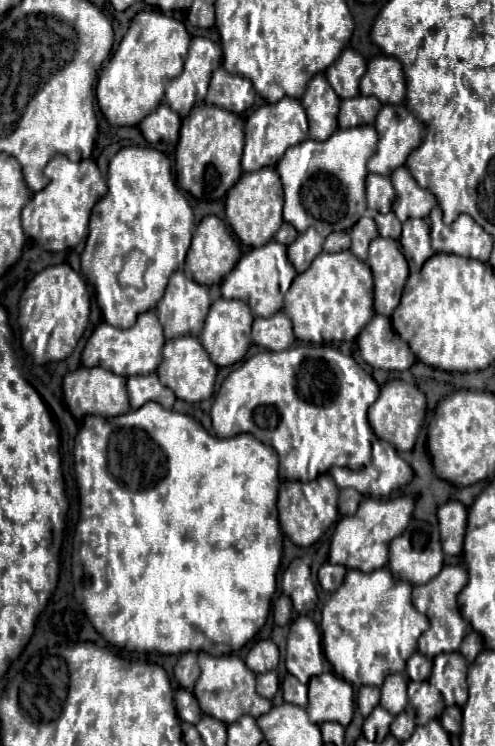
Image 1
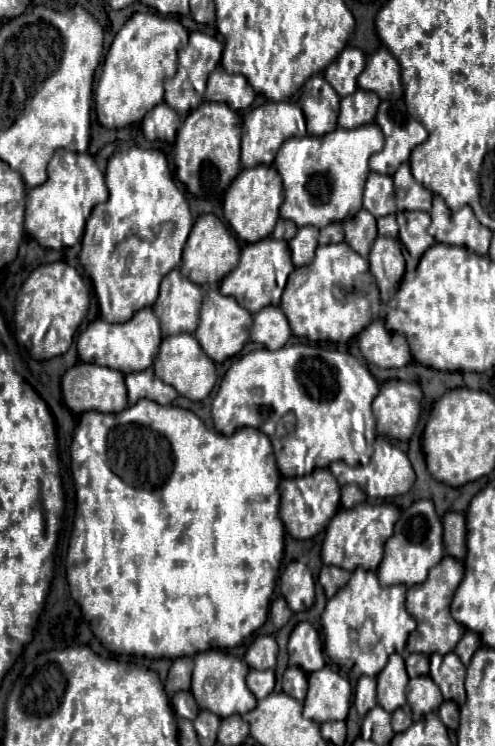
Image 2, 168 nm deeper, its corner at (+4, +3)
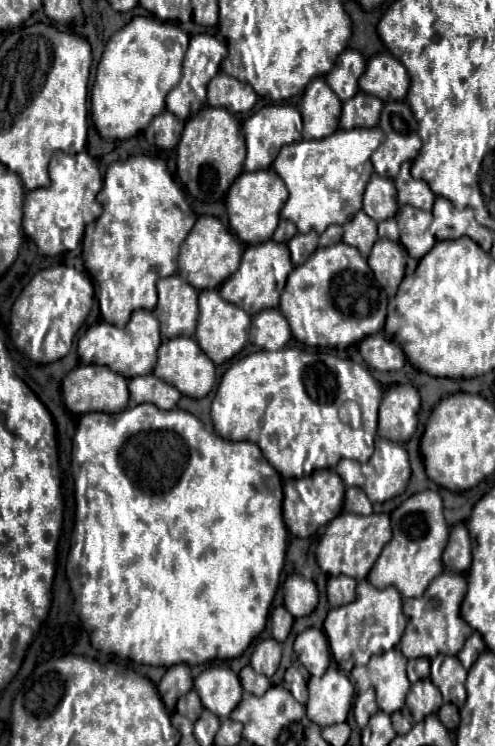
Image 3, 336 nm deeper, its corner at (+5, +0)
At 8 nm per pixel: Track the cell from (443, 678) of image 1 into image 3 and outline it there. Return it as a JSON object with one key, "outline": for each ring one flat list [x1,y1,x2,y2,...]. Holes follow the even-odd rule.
{"outline":[[443,656,439,666,433,666,431,662,431,680,441,690,443,700,451,702,455,706,465,704,465,678,467,670,461,668,461,662,455,656]]}

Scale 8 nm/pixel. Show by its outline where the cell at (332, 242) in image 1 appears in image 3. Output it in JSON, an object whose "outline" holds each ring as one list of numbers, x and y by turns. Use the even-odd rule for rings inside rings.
{"outline":[[333,224,333,226,329,226,329,228,319,236,319,246,323,248,323,246,329,246,329,244,337,244,337,242,341,242,341,238,343,238,343,228,337,226,337,224]]}

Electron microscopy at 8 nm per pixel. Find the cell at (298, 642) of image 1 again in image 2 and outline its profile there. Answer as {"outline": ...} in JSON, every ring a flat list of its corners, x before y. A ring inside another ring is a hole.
{"outline":[[298,623,288,641,290,667,300,667,306,673,318,671,324,667,324,651,318,631,310,623]]}

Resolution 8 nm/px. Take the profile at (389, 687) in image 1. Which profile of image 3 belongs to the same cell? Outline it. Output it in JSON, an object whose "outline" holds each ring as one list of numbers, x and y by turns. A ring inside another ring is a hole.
{"outline":[[399,648,371,656,367,664,379,710,383,710,385,714,393,714,405,706,405,696,411,686,405,674,405,666,407,660,405,656,401,656]]}

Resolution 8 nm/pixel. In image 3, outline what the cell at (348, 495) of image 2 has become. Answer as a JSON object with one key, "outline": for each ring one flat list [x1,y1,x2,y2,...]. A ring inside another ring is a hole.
{"outline":[[347,488,343,510,345,512,355,512,355,514,371,514,373,504,371,504,371,500,365,496,365,492,361,488]]}

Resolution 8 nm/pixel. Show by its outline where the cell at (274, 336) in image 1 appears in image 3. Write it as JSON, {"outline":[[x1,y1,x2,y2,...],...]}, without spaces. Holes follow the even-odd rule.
{"outline":[[267,308,253,316,253,324,249,330,249,340,263,350,283,348,291,338,291,328,285,316,281,316,279,308]]}

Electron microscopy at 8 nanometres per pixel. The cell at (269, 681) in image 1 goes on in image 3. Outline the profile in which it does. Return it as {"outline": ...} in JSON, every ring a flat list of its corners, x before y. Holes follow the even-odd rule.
{"outline":[[245,666,241,672,241,686,245,688,245,692,249,694,255,694,255,696,261,696,269,690,271,686,271,680,265,676,265,674,257,674,251,666]]}

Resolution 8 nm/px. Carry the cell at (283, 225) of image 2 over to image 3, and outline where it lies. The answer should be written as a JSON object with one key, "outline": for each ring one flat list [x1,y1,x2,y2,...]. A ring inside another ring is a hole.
{"outline":[[281,219,273,234,273,240,279,243,288,242,296,233,297,228,291,221]]}

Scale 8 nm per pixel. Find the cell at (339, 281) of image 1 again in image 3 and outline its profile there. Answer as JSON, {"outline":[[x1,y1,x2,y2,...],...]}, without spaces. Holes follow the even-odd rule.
{"outline":[[345,242,317,248,305,264,295,266,288,276,285,292,281,292,279,304,297,341,319,348,347,348,351,342,357,344,357,340,381,332,385,308,387,304,381,304,381,288,367,260,357,248]]}

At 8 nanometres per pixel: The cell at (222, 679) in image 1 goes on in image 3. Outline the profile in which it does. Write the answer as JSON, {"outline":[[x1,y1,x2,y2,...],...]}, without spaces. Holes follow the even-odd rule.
{"outline":[[211,666,203,670,195,680,195,690,203,706,219,718,229,716,243,696,239,676,227,666]]}

